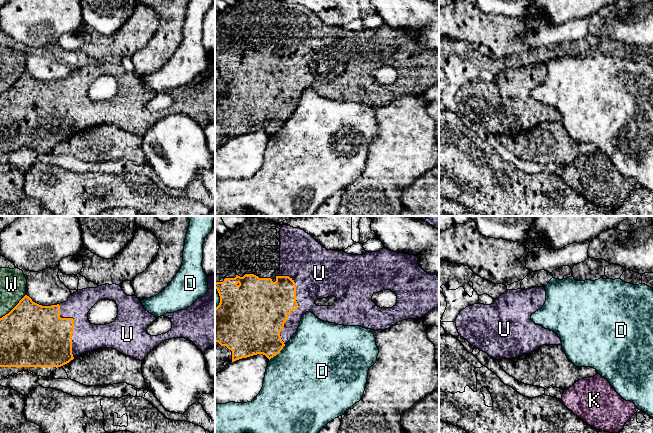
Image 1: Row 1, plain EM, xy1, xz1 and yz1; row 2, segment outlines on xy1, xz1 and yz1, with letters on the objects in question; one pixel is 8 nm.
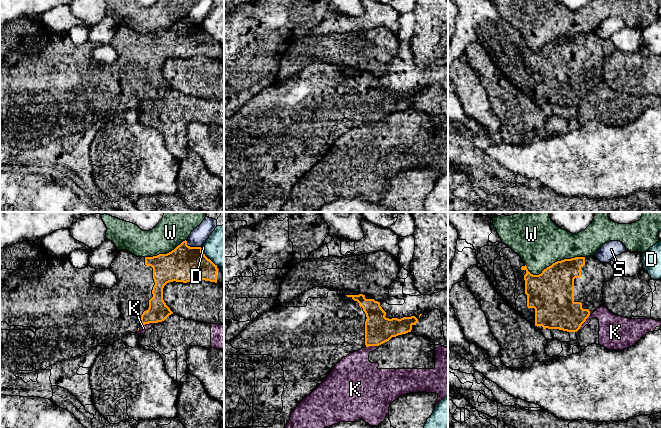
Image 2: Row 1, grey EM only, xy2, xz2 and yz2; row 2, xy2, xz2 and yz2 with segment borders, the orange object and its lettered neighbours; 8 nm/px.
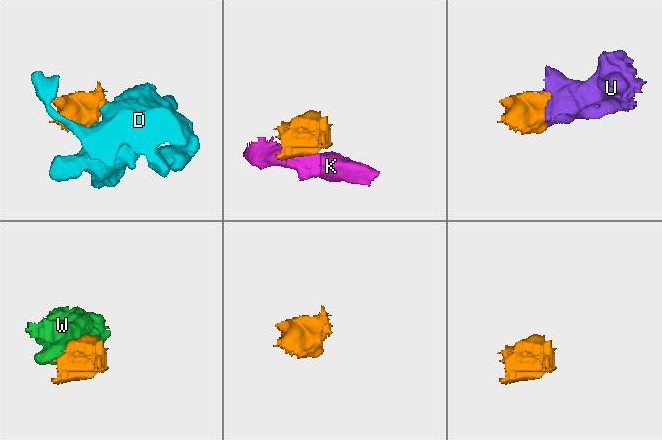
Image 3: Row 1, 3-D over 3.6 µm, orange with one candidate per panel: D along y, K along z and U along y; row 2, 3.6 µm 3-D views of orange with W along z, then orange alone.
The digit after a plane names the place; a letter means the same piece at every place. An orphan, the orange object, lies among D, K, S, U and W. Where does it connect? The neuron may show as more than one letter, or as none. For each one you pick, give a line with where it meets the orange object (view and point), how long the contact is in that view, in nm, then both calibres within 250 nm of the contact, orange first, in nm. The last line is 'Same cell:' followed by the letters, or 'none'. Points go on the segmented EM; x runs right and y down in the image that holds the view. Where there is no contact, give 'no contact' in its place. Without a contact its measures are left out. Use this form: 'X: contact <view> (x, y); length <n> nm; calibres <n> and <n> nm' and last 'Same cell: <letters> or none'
U: contact xz1 (297, 305); length 550 nm; calibres 380 and 320 nm
Same cell: U

